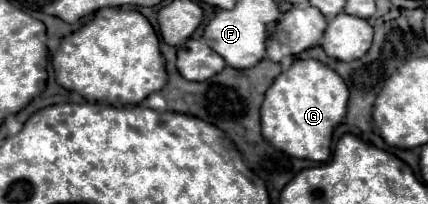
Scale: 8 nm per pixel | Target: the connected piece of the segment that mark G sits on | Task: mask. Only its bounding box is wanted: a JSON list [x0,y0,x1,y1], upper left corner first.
[260,59,348,163]

